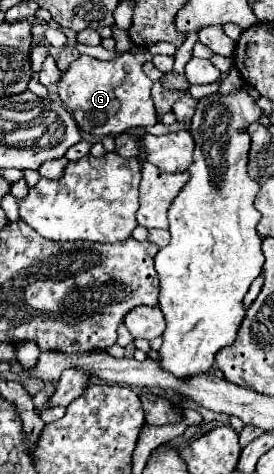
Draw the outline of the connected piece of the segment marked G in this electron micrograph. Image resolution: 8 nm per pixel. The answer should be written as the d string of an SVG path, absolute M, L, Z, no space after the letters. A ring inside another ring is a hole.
M124 53L112 61L80 55L58 83L58 95L68 107L78 127L90 135L120 135L128 129L156 125L156 109L150 97L152 81L144 75L144 53Z

